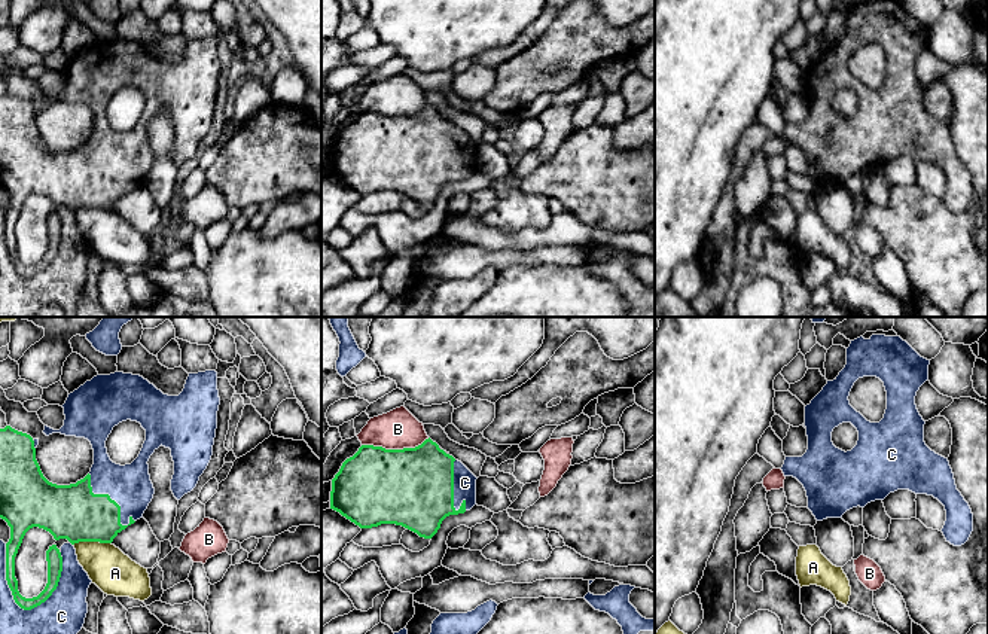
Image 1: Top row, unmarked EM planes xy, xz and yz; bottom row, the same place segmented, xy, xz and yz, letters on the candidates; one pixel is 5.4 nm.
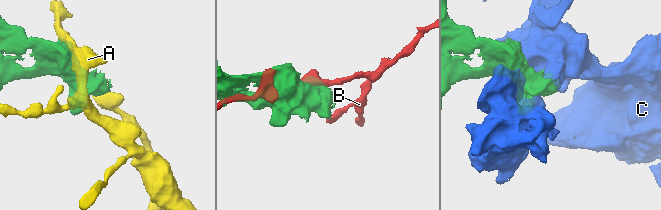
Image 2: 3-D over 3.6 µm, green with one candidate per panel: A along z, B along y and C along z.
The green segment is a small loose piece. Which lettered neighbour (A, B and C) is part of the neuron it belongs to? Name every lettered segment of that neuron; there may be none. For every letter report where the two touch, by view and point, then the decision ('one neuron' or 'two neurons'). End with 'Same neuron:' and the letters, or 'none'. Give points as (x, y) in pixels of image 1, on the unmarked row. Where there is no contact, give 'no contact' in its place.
A: contact xy (91, 207); two neurons
B: contact xz (395, 116); two neurons
C: contact xy (6, 246); one neuron
Same neuron: C

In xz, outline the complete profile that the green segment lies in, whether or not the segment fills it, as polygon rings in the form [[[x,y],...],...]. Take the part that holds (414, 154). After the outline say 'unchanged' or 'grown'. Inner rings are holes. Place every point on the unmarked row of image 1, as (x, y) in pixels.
[[[430,104],[415,115],[403,116],[362,112],[332,146],[330,176],[360,195],[396,190],[432,205],[446,183],[464,180],[476,171],[476,146]]]; grown

